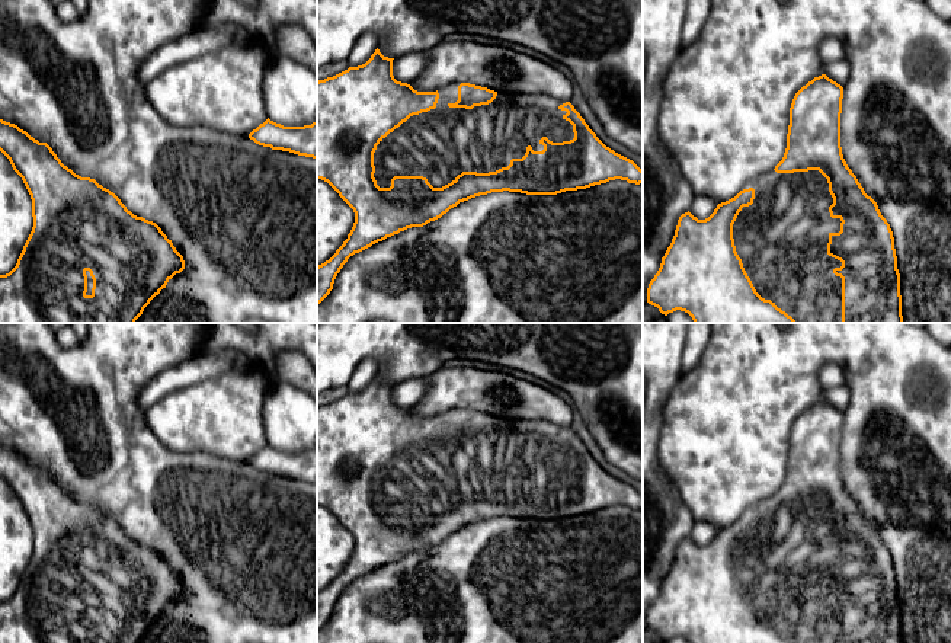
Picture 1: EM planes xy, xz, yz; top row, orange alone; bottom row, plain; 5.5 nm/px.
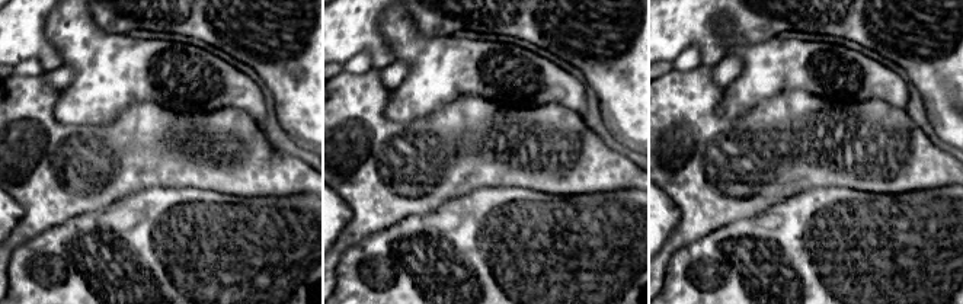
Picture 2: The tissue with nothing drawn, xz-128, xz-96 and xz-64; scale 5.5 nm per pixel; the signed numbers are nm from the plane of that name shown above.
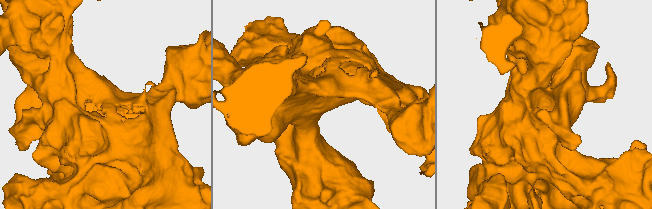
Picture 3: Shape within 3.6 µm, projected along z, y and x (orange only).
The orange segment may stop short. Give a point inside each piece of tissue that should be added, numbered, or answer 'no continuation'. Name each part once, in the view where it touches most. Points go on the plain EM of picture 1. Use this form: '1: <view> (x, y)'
1: xz (439, 470)

